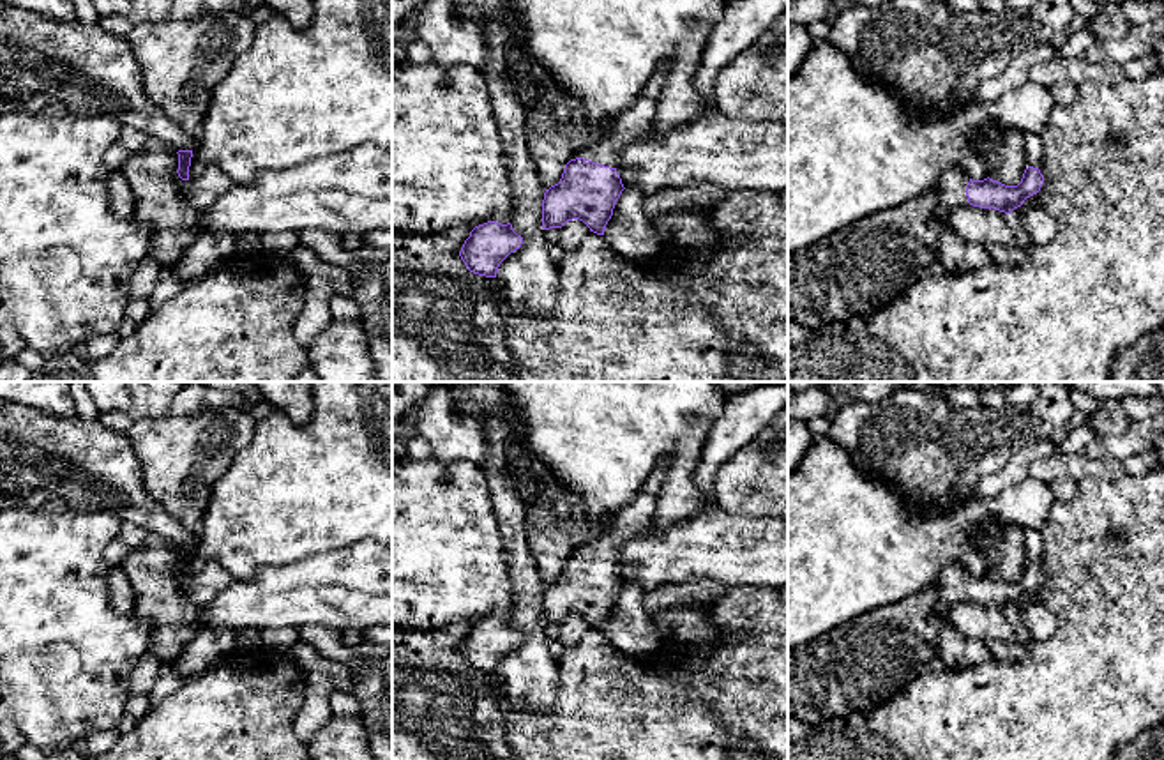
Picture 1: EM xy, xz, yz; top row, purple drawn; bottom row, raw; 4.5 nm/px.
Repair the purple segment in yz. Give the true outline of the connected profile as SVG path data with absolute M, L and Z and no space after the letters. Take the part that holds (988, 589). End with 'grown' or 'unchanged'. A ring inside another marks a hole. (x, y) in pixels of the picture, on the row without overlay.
M1028 562L1017 581L1005 581L993 574L971 576L957 564L941 567L936 587L936 613L947 613L959 601L973 601L980 604L994 604L1010 610L1021 603L1026 594L1037 590L1044 580L1039 564Z; grown

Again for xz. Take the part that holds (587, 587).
M664 467L652 472L643 490L608 520L601 534L565 560L560 578L544 589L544 626L579 615L590 627L604 631L615 599L625 585L616 567L620 548L652 528L662 481Z; grown

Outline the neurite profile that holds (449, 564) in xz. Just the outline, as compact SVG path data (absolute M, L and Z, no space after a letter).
M392 460L392 627L435 631L456 622L512 617L509 560L482 468L472 461Z

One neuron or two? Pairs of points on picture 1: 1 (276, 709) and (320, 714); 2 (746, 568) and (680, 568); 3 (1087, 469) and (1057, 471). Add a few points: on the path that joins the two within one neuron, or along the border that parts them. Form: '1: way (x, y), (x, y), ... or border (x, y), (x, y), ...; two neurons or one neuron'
1: border (306, 674), (306, 699), (294, 722), (299, 741); two neurons
2: way (730, 566), (696, 566); one neuron
3: way (1080, 469), (1064, 469); one neuron

